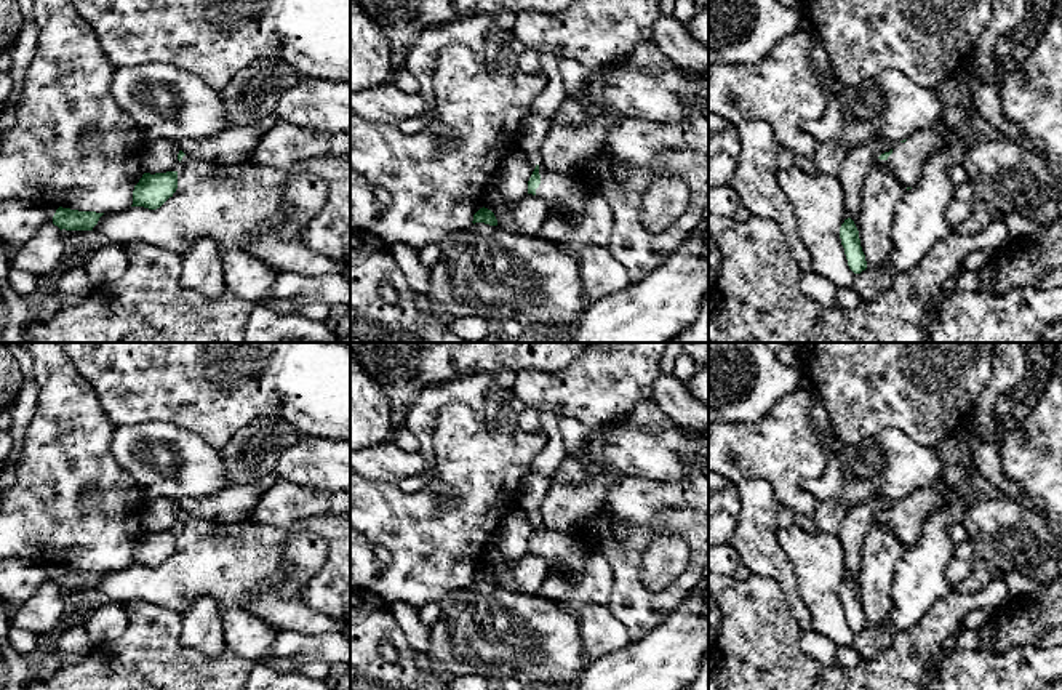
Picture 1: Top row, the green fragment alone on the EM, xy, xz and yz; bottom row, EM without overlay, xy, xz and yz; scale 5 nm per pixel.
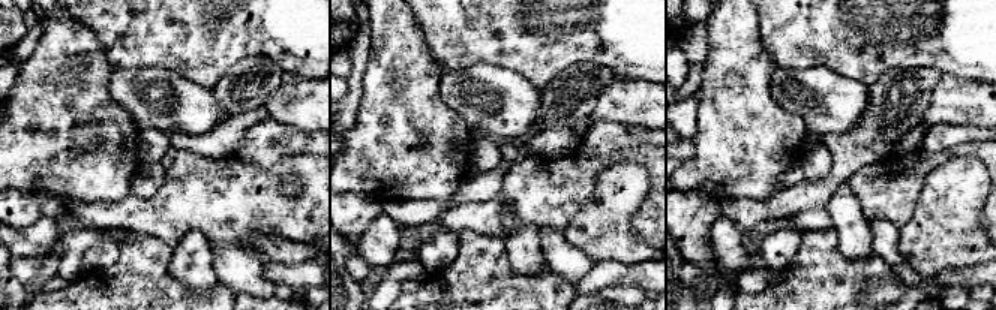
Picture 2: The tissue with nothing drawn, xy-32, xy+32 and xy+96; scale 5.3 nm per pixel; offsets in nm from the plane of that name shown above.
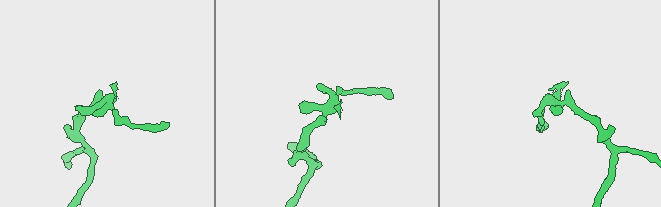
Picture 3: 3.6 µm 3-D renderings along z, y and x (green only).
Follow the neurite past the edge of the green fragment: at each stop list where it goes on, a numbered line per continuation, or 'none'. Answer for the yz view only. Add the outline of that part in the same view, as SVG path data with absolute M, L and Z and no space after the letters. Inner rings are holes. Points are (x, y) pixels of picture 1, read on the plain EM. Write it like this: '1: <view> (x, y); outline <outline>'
1: yz (960, 474); outline M953 434L936 448L942 466L936 485L918 488L905 501L896 501L888 524L905 546L915 546L931 512L945 504L953 493L977 493L982 487L971 445Z

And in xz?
1: xz (566, 557); outline M539 525L541 543L536 554L542 557L552 576L558 576L569 586L581 581L592 551L561 532Z

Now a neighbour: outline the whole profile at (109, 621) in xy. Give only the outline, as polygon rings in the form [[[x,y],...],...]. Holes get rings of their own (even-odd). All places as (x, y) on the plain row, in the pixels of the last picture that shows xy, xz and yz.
[[[109,602],[101,605],[86,621],[86,634],[93,647],[109,647],[128,626],[126,605]]]

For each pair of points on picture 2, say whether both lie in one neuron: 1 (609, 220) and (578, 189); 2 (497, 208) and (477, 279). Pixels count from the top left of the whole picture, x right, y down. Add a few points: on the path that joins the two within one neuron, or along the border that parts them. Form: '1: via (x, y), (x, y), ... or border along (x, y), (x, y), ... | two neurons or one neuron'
1: border along (602, 166), (596, 178), (593, 196), (567, 228) | two neurons
2: border along (458, 231), (477, 231), (501, 238) | two neurons

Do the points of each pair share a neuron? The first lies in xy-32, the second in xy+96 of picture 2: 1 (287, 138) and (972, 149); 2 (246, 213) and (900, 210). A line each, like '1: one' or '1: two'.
1: two
2: one

